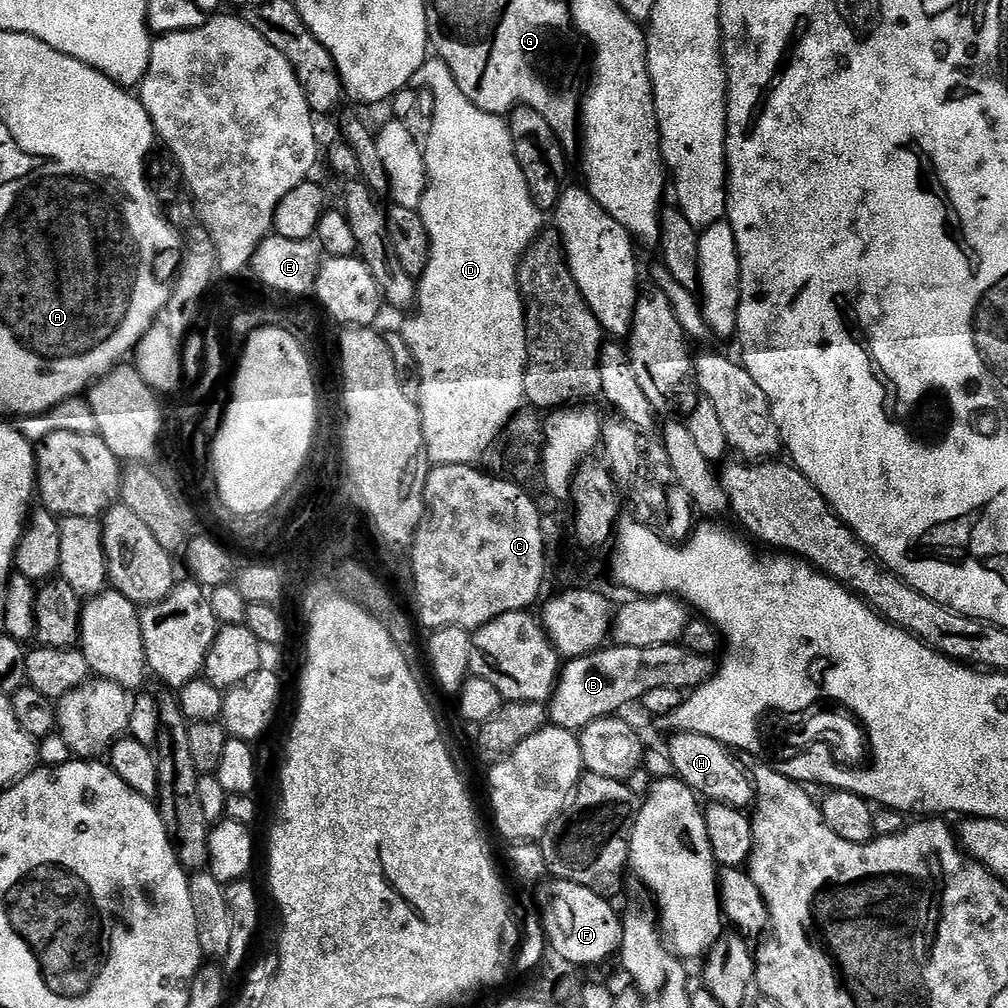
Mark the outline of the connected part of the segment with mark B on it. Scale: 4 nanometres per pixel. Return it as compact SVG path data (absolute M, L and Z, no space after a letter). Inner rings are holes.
M679 643L649 648L605 646L561 667L550 701L550 720L553 725L576 734L590 726L590 722L623 713L627 704L643 701L650 690L662 686L694 690L711 679L717 668L713 657L694 654Z

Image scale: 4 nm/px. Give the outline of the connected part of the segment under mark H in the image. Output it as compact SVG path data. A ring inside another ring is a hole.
M677 732L671 738L673 740L666 744L666 751L672 763L675 779L691 788L697 797L713 804L725 804L741 810L753 807L753 777L749 773L748 776L744 773L743 766L735 760L737 757L725 745L719 744L714 738L706 738L702 734L689 732Z

